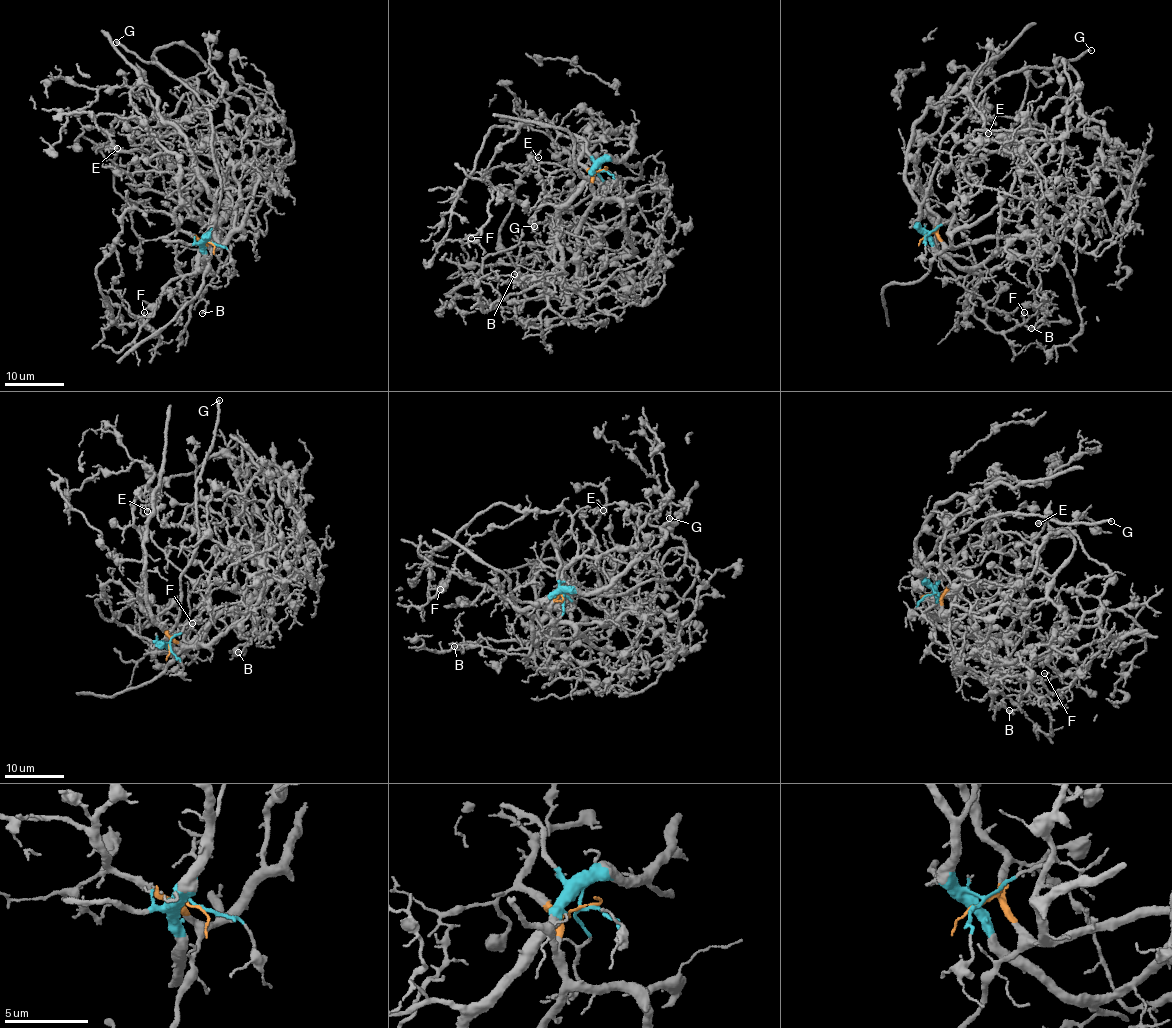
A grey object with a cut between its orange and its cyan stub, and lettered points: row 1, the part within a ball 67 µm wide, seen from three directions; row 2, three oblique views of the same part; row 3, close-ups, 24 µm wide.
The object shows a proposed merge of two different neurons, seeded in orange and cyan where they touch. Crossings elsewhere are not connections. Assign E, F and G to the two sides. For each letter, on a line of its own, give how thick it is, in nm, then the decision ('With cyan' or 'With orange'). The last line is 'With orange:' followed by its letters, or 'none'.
E: Thickness 190 nm. With orange
F: Thickness 100 nm. With cyan
G: Thickness 260 nm. With cyan
With orange: E

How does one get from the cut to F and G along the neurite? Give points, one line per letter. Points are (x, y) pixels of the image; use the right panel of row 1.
F: (928, 235), (929, 242), (946, 257), (980, 274), (965, 308), (996, 332), (1019, 326), (1023, 311)
G: (928, 235), (920, 224), (920, 208), (938, 144), (982, 91), (1023, 68), (1056, 67), (1091, 51)

